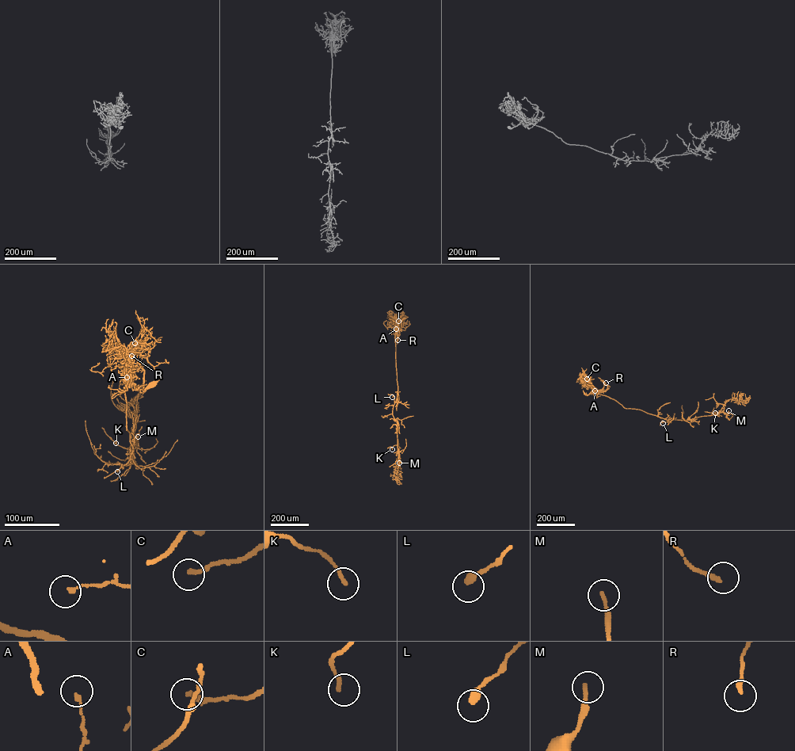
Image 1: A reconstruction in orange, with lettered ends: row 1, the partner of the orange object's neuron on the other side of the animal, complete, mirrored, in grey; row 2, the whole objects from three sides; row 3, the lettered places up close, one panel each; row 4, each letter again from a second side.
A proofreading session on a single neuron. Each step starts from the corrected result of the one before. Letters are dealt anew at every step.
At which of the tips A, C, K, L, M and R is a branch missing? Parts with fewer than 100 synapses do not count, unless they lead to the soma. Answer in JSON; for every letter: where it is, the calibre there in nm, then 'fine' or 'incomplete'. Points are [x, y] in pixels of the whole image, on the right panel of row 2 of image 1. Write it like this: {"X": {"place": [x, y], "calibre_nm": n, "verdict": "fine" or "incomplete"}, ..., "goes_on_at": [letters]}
{"A": {"place": [595, 390], "calibre_nm": 160, "verdict": "fine"}, "C": {"place": [587, 379], "calibre_nm": 220, "verdict": "incomplete"}, "K": {"place": [715, 413], "calibre_nm": 180, "verdict": "fine"}, "L": {"place": [663, 423], "calibre_nm": 360, "verdict": "fine"}, "M": {"place": [728, 410], "calibre_nm": 200, "verdict": "fine"}, "R": {"place": [606, 383], "calibre_nm": 200, "verdict": "fine"}, "goes_on_at": ["C"]}

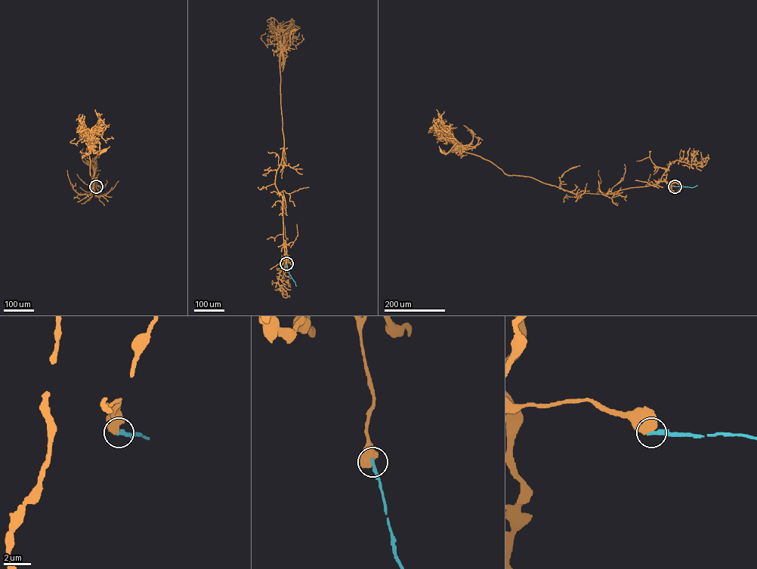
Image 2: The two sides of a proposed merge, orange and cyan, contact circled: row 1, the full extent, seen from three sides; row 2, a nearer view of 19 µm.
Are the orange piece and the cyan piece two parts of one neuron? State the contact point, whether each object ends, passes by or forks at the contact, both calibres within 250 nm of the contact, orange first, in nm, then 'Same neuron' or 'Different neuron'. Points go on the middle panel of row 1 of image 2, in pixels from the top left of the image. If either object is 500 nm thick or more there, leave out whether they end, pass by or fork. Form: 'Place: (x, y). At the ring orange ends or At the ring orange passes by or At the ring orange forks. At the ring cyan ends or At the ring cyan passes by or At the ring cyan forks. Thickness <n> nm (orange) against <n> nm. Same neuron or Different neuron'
Place: (286, 263). Thickness 700 nm (orange) against 240 nm. Different neuron

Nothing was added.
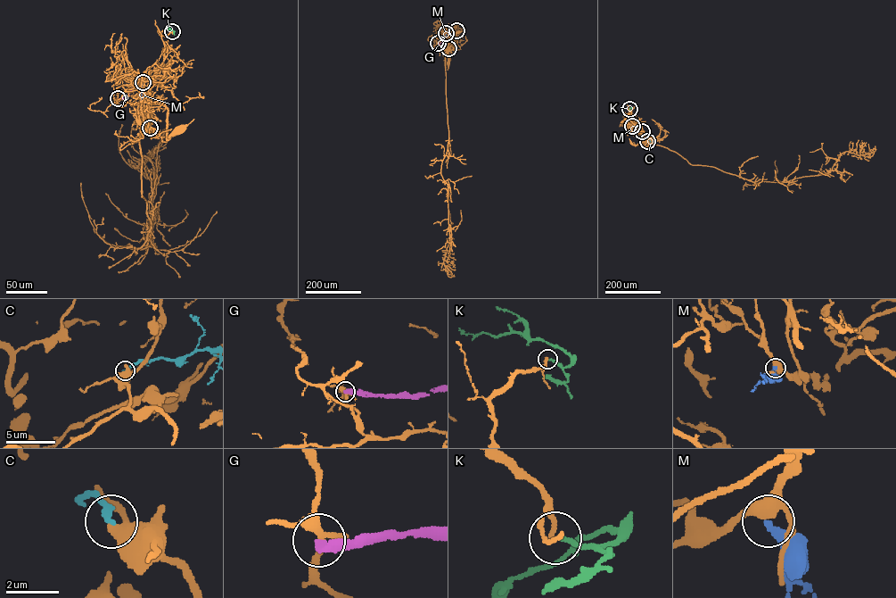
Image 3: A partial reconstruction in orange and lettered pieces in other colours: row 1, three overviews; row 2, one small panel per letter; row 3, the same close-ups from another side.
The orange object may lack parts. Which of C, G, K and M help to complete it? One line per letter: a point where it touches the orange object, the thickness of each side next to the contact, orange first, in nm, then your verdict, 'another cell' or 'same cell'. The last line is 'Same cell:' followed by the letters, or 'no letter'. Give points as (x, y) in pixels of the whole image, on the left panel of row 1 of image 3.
C: contact (150, 128); calibres 400 and 220 nm; another cell
G: contact (118, 98); calibres 280 and 360 nm; another cell
K: contact (172, 31); calibres 160 and 160 nm; same cell
M: contact (143, 82); calibres 360 and 280 nm; another cell
Same cell: K

